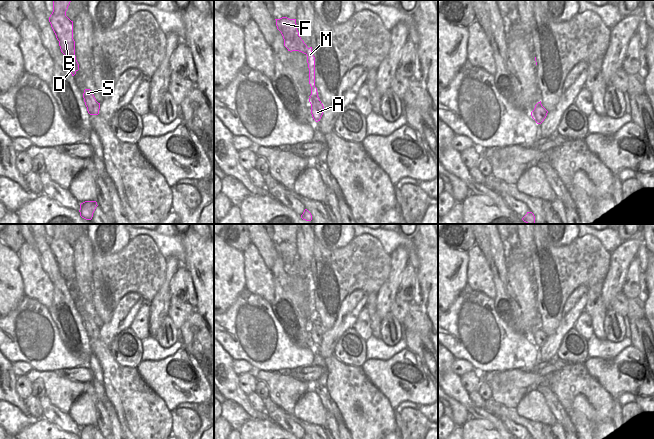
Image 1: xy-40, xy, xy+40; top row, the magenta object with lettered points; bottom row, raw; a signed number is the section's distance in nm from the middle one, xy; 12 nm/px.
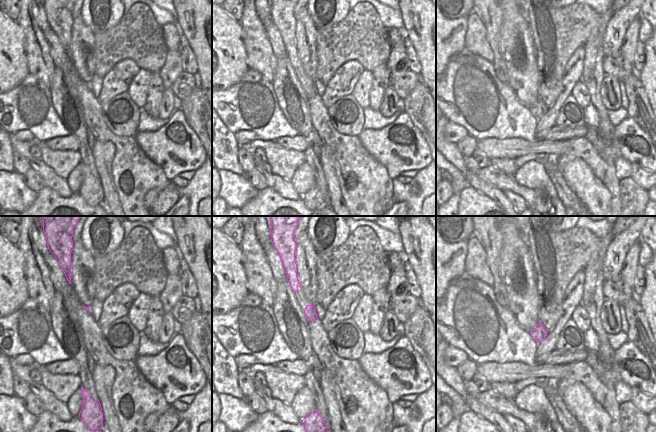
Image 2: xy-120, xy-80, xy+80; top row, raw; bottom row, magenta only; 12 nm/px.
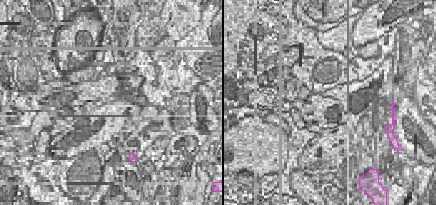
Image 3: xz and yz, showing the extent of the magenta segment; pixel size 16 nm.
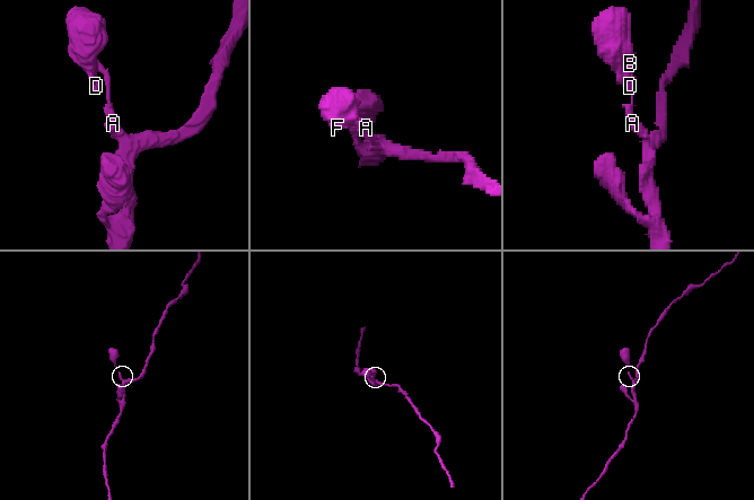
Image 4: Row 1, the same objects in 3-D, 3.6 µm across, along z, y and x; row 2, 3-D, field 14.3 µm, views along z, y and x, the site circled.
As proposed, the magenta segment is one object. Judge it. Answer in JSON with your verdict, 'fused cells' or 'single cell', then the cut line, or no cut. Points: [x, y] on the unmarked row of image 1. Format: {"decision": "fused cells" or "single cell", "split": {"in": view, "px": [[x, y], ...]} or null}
{"decision": "single cell", "split": null}

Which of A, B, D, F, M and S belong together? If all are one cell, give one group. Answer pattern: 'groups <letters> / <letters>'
groups A B D F M S

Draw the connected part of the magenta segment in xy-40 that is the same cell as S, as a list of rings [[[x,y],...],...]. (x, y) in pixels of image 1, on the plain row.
[[[85,313],[83,317],[83,322],[87,335],[90,339],[98,339],[100,333],[100,327],[98,327],[90,313]]]

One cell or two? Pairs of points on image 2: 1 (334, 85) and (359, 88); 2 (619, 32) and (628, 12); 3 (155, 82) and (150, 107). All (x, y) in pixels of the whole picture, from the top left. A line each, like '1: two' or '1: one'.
1: two
2: one
3: one

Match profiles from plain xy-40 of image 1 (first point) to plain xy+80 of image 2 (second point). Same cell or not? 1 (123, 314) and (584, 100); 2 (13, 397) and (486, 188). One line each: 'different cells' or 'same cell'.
1: different cells
2: same cell

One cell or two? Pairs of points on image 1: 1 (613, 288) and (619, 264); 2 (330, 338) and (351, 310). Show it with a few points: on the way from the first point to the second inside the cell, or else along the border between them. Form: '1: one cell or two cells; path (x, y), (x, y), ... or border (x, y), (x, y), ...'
1: one cell; path (613, 282), (617, 270)
2: one cell; path (336, 331), (346, 317)

